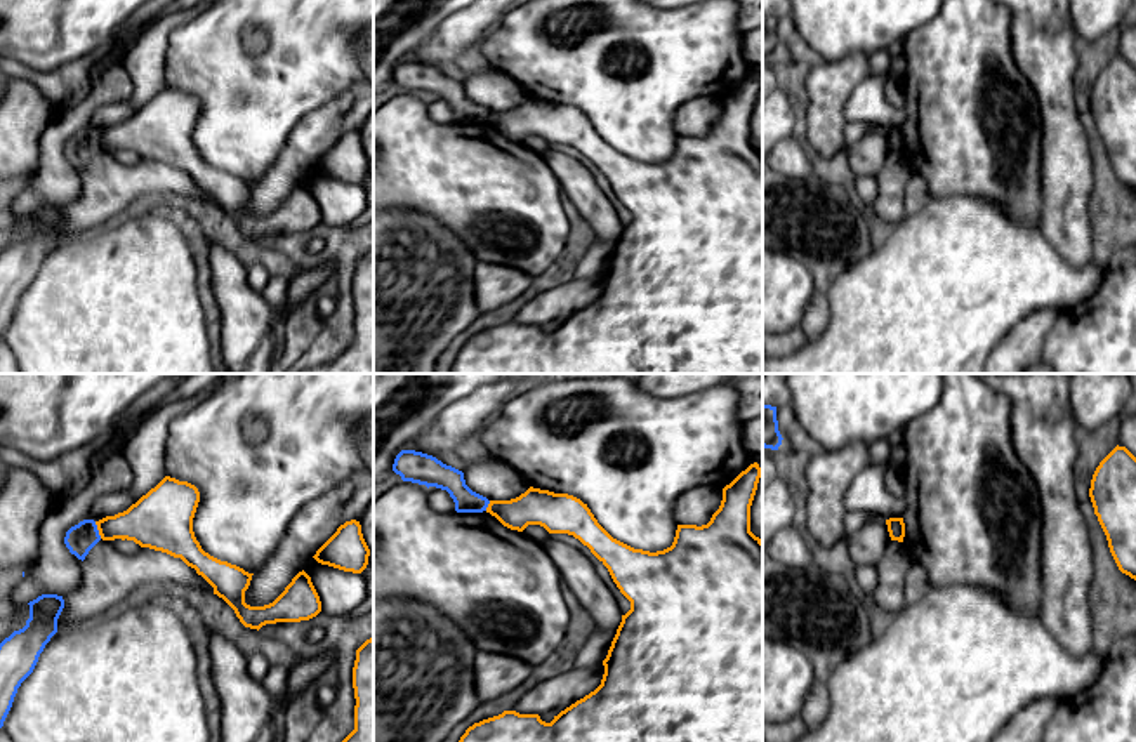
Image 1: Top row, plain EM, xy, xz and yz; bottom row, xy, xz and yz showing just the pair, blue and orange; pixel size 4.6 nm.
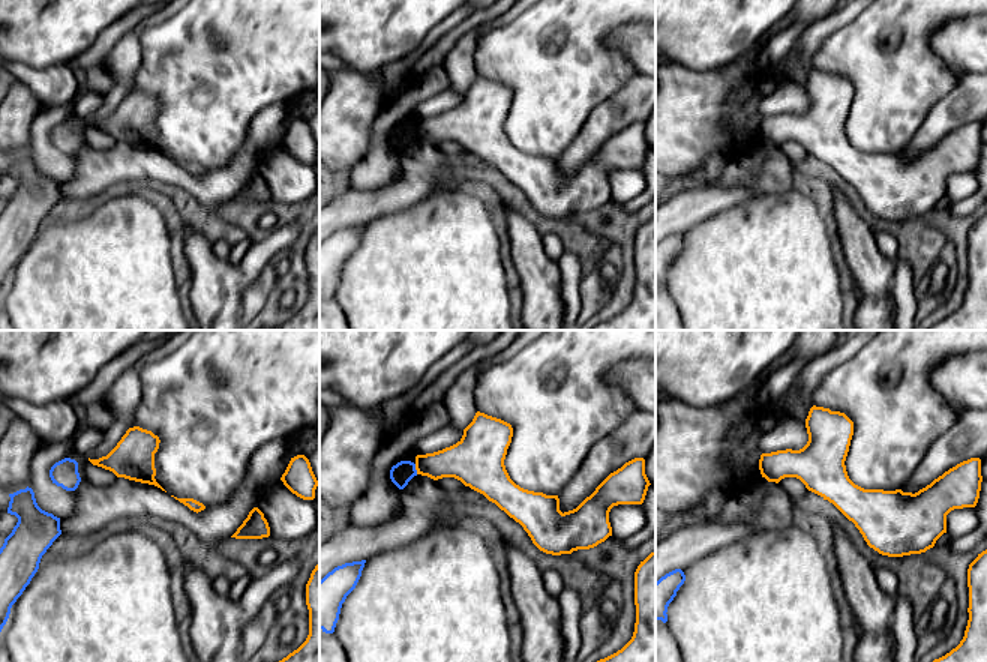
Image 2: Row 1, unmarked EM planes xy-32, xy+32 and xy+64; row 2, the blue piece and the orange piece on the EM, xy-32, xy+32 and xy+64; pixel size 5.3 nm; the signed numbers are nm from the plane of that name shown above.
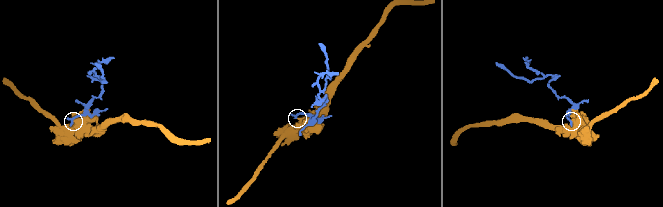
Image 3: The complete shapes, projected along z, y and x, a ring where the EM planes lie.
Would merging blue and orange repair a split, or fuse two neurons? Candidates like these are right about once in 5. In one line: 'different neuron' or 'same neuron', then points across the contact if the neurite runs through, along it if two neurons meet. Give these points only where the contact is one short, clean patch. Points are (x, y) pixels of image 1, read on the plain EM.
different neuron | along xy (94, 132), (101, 148)

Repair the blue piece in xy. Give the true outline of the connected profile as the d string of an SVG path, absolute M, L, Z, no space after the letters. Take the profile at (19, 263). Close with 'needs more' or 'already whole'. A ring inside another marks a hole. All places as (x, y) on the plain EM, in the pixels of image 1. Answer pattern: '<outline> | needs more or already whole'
M42 205L28 215L30 229L26 236L0 254L0 339L17 299L33 283L45 255L57 243L64 210L57 205Z | already whole

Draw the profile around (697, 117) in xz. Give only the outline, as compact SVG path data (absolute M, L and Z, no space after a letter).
M700 97L679 106L672 115L677 136L707 136L723 111L721 99Z

